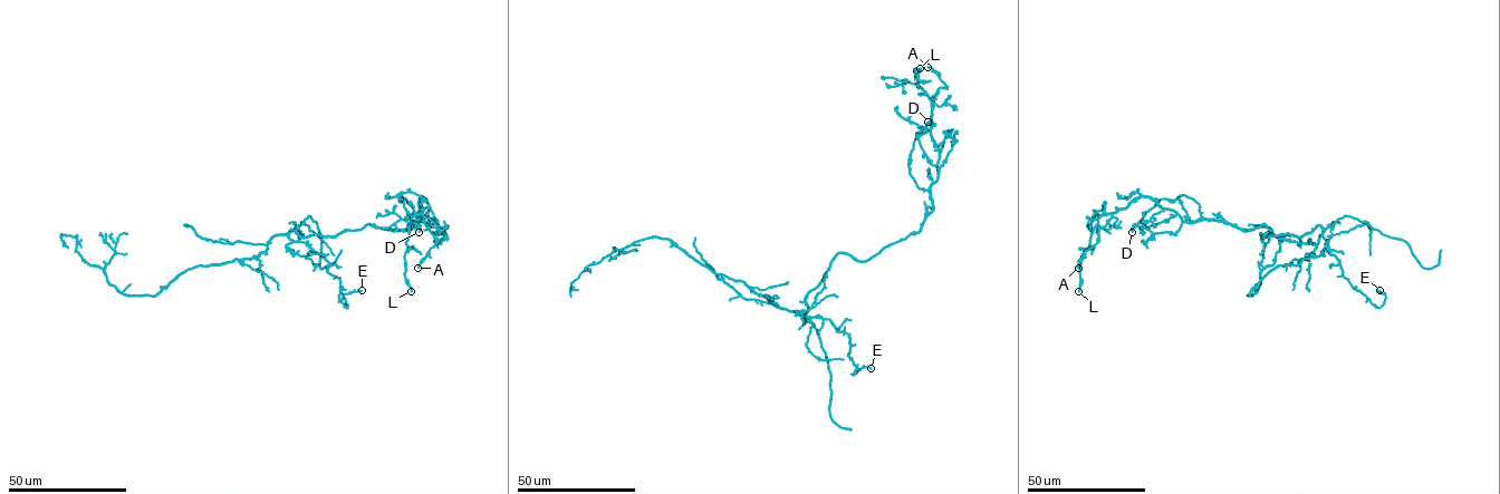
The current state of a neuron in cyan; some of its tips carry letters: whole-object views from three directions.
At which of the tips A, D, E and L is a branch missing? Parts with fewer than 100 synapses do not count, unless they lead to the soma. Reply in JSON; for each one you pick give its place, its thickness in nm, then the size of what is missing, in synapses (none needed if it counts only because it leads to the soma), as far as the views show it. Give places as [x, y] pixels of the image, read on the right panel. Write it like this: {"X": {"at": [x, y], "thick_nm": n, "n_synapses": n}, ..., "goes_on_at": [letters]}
{"goes_on_at": []}

